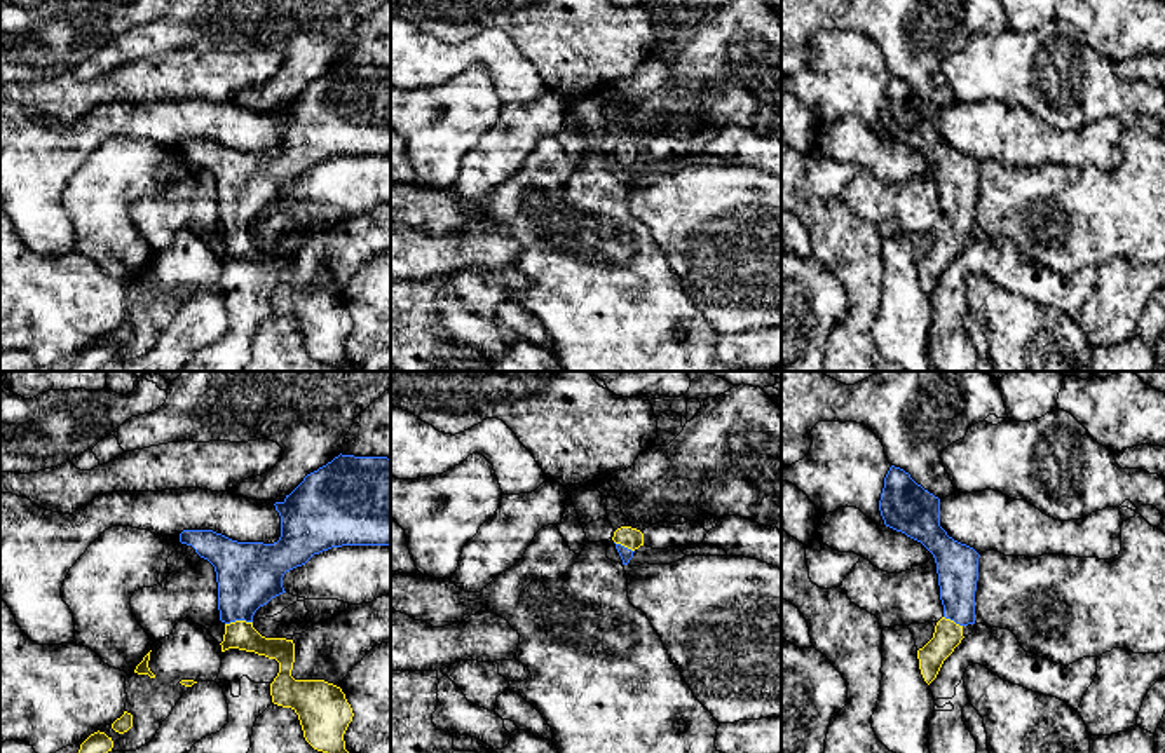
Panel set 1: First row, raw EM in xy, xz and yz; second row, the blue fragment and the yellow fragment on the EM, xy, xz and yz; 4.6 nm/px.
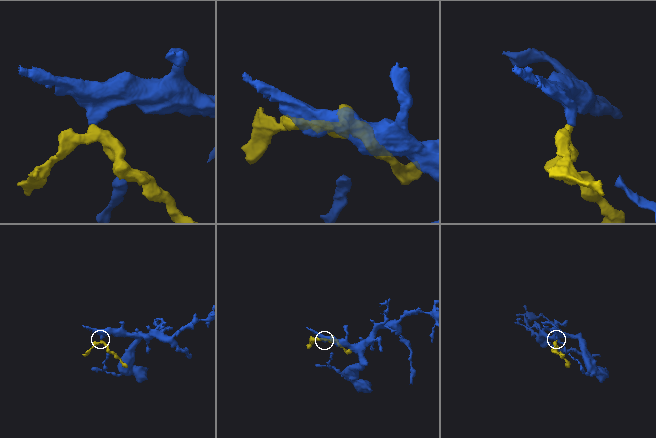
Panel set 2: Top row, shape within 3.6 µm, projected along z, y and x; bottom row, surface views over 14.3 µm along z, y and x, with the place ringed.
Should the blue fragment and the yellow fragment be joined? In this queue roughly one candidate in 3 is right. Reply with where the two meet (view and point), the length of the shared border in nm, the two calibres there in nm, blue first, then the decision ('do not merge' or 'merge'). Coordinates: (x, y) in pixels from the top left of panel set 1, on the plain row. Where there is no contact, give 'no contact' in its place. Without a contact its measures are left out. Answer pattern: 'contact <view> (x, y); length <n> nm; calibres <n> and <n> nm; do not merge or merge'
contact xy (238, 229); length 130 nm; calibres 300 and 130 nm; merge

